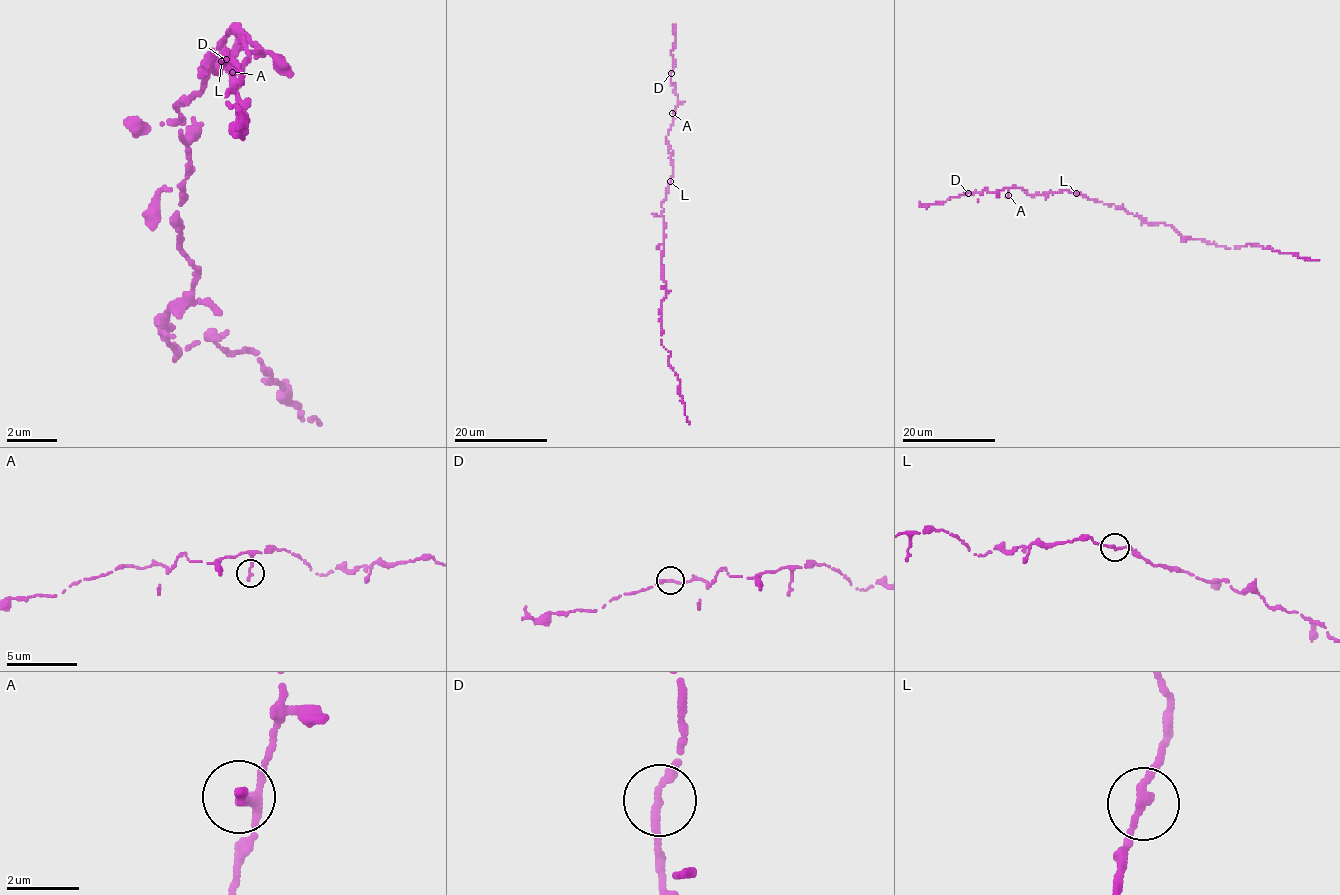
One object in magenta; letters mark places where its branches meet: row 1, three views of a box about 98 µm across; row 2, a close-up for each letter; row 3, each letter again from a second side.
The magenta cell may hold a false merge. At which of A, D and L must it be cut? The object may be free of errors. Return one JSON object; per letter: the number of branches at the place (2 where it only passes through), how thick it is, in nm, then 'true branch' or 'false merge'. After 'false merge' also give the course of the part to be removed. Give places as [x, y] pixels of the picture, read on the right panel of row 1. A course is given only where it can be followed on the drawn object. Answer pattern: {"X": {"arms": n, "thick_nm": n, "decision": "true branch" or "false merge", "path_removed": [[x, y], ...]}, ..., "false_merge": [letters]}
{"A": {"arms": 1, "thick_nm": 320, "decision": "true branch"}, "D": {"arms": 2, "thick_nm": 240, "decision": "true branch"}, "L": {"arms": 2, "thick_nm": 220, "decision": "true branch"}, "false_merge": []}

